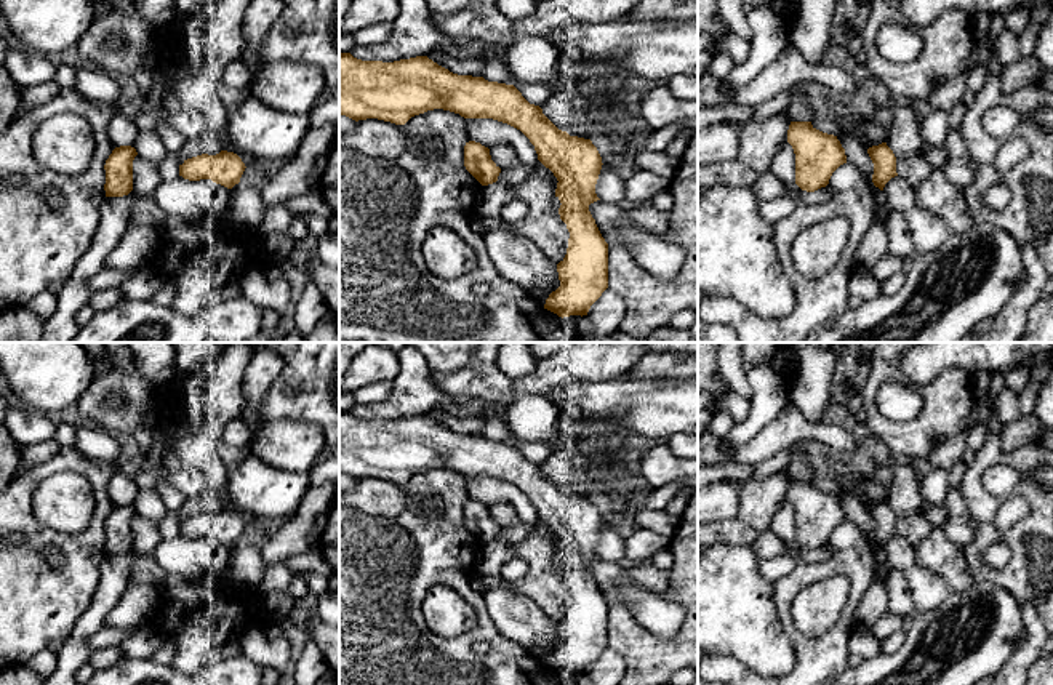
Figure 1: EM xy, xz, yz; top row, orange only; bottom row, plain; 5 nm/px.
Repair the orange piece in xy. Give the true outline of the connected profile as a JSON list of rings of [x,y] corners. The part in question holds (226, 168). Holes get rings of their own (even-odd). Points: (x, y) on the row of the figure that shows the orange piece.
[[[221,150],[216,155],[202,154],[184,160],[179,165],[179,176],[189,181],[211,179],[216,184],[232,189],[240,182],[245,168],[237,154]]]

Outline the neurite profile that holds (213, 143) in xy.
[[[205,133],[198,138],[187,139],[186,146],[179,152],[179,165],[182,165],[187,158],[208,154],[208,155],[216,155],[221,150],[224,150],[224,134],[218,133]]]

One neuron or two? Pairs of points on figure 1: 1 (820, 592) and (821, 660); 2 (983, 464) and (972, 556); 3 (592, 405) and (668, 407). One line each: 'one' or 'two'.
1: two
2: one
3: one

